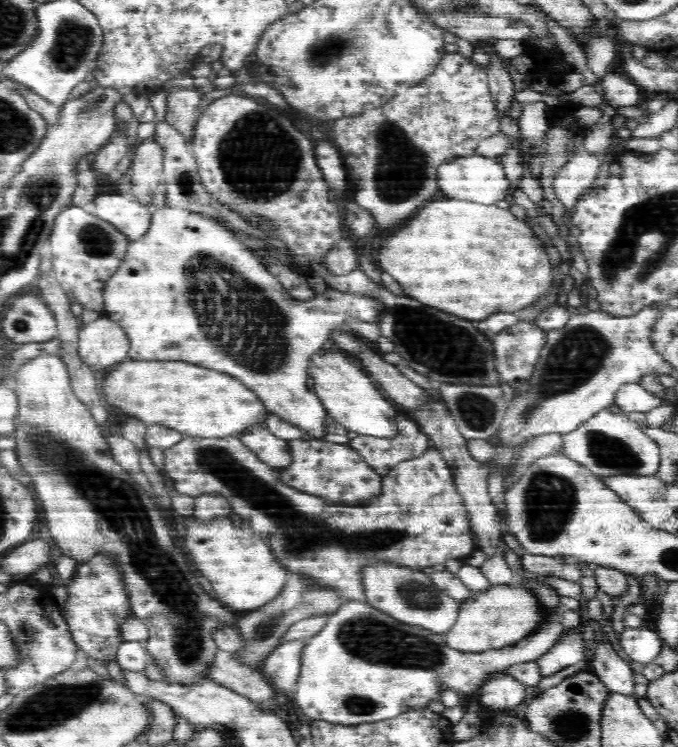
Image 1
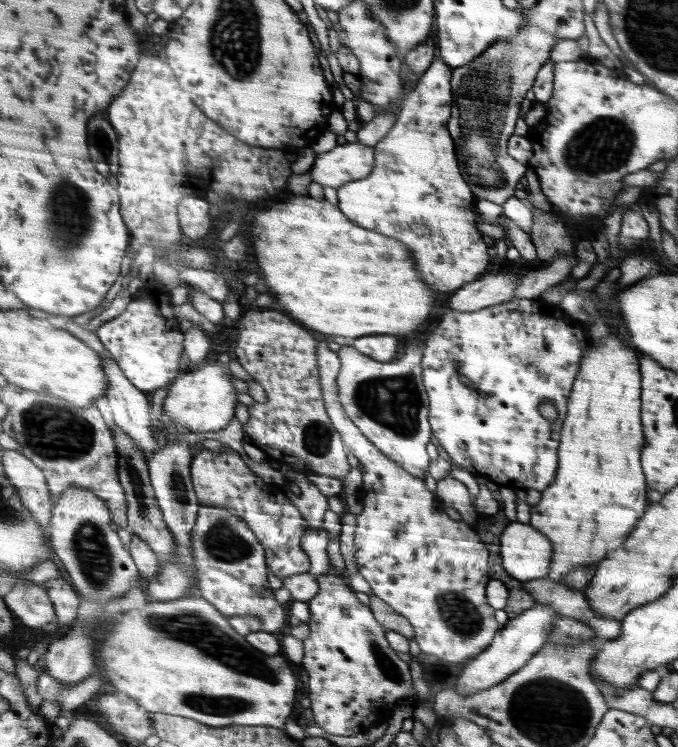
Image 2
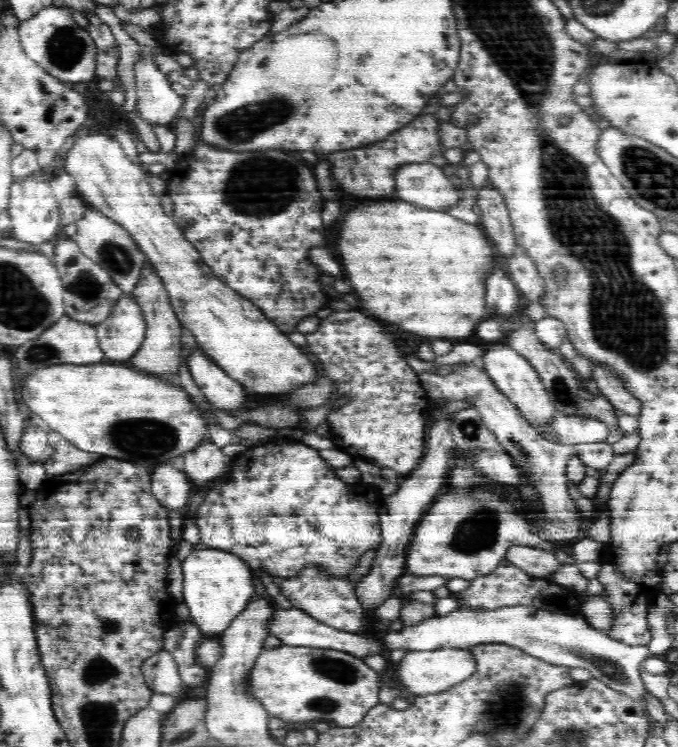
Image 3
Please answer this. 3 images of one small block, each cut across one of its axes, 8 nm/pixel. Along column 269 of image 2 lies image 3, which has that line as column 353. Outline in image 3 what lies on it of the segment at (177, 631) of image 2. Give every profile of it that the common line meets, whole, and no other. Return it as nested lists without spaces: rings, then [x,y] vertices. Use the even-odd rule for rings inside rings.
[[[278,646],[258,654],[250,686],[270,716],[278,716],[288,724],[296,722],[334,722],[336,726],[362,724],[366,714],[380,704],[380,678],[364,658],[356,658],[344,650],[312,648],[312,646]]]

